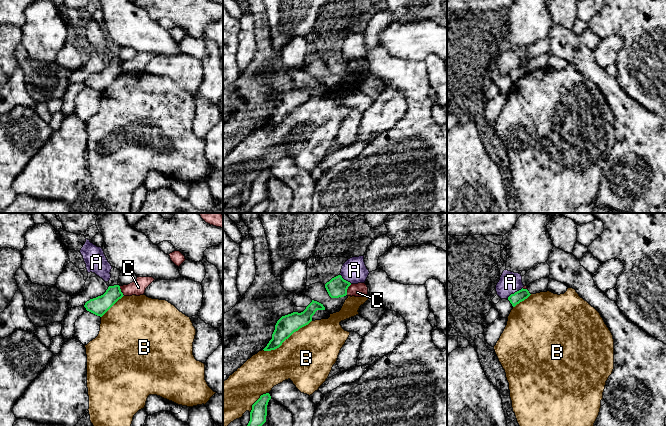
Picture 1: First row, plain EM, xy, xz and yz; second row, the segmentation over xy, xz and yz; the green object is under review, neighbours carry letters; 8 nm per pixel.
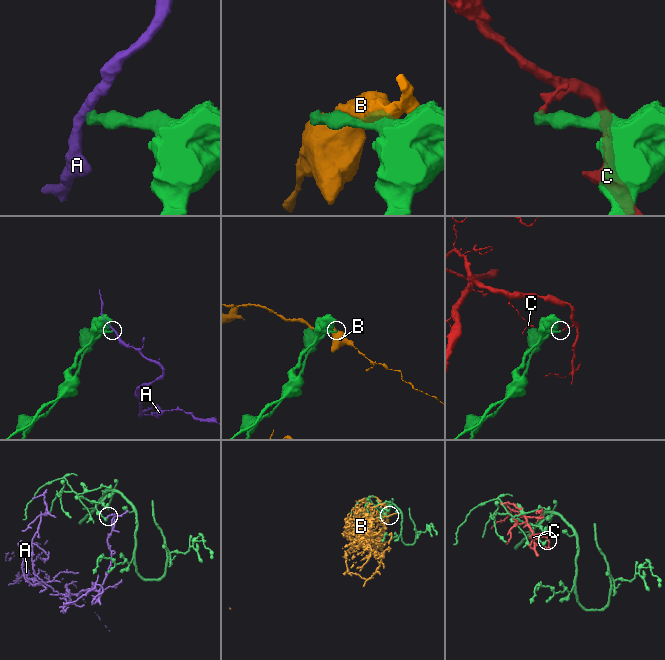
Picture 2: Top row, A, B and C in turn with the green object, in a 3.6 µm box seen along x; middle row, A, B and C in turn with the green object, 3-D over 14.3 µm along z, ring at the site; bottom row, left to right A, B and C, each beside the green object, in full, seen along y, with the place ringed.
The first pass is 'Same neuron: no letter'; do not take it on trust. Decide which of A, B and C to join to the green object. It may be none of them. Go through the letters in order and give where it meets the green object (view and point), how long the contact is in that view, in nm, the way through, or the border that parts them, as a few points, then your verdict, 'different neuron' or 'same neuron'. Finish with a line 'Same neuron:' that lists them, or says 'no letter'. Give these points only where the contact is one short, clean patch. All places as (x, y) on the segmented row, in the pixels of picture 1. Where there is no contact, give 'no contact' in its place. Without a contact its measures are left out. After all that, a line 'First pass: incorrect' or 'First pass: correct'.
A: contact yz (515, 292); length 160 nm; border yz (522, 287), (507, 298); different neuron
B: contact xz (287, 338); length 460 nm; different neuron
C: contact xz (347, 288); length 100 nm; border xz (351, 284), (346, 294); different neuron
Same neuron: no letter
First pass: correct

